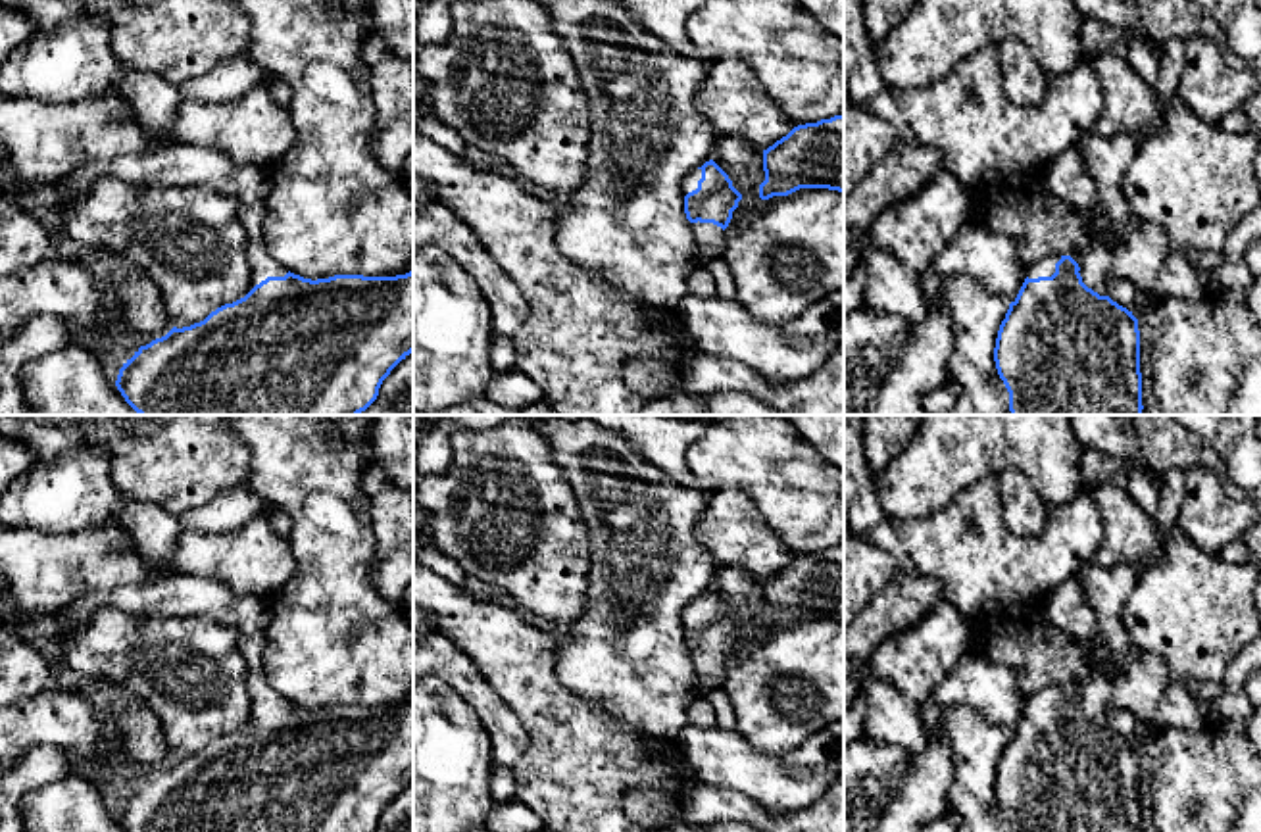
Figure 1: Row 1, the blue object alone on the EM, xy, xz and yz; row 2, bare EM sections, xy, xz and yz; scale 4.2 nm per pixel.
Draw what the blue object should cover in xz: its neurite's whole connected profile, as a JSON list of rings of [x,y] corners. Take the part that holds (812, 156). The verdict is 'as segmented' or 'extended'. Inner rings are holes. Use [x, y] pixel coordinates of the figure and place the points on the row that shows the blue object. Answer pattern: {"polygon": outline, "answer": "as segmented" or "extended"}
{"polygon": [[[844,113],[794,127],[763,150],[763,171],[761,200],[800,188],[844,192]]], "answer": "as segmented"}

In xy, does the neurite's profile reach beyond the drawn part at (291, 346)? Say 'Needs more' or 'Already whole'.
Needs more

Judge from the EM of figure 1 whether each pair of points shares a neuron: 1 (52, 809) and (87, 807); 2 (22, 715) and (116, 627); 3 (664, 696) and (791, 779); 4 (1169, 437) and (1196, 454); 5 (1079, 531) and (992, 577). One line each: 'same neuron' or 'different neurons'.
1: same neuron
2: different neurons
3: different neurons
4: same neuron
5: same neuron

